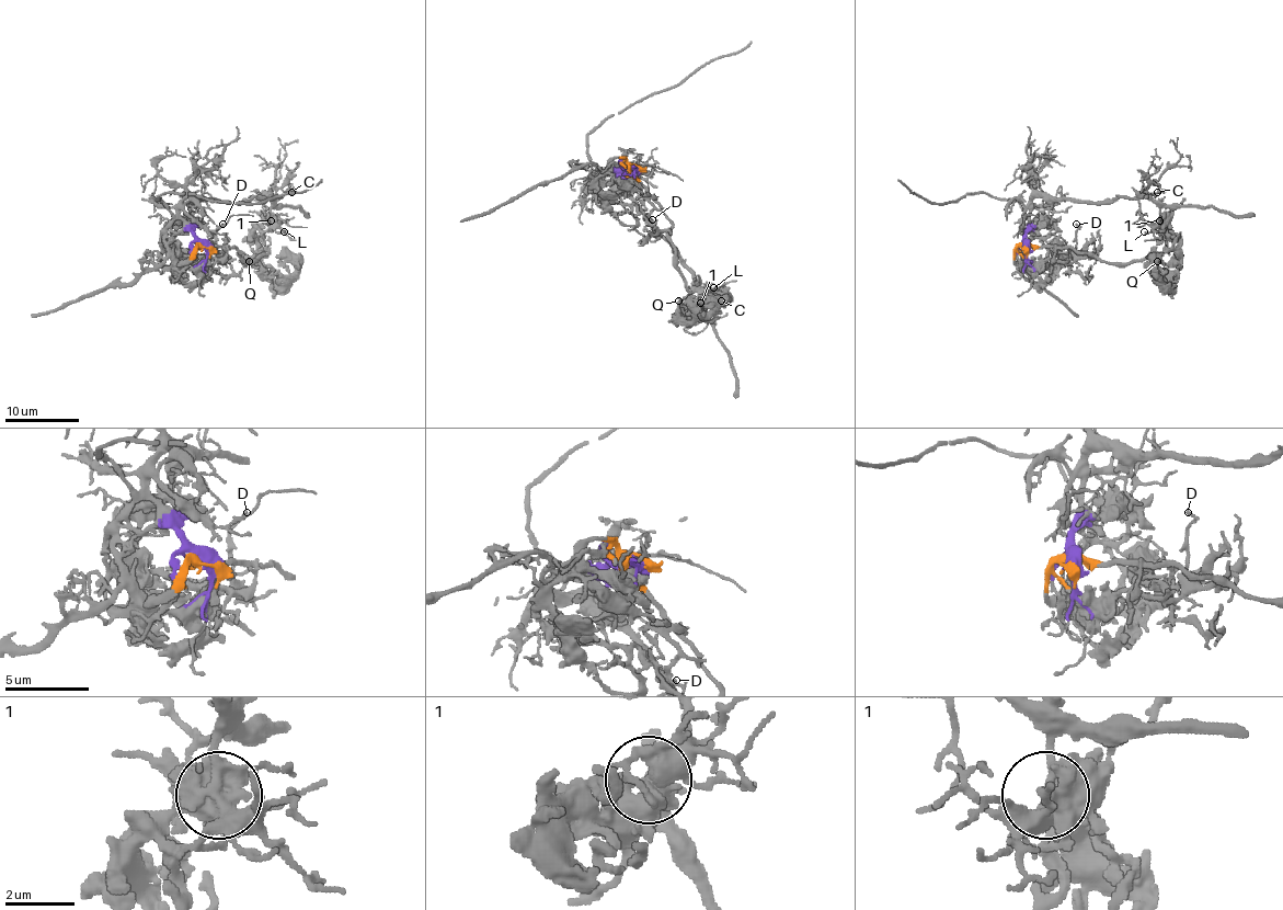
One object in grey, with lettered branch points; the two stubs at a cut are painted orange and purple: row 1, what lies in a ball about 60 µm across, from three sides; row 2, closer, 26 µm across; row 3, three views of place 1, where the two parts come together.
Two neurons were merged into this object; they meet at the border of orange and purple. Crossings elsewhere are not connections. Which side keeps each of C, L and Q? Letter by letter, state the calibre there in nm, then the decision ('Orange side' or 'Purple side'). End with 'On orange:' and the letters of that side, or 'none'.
C: Thickness 190 nm. Purple side
L: Thickness 130 nm. Purple side
Q: Thickness 180 nm. Orange side
On orange: Q

